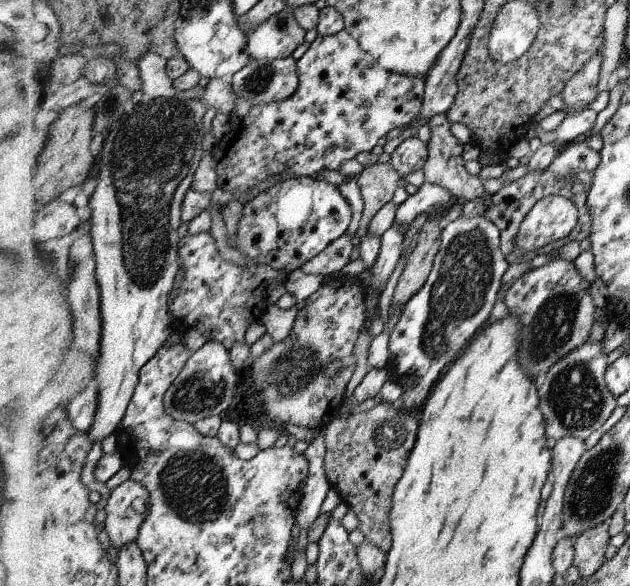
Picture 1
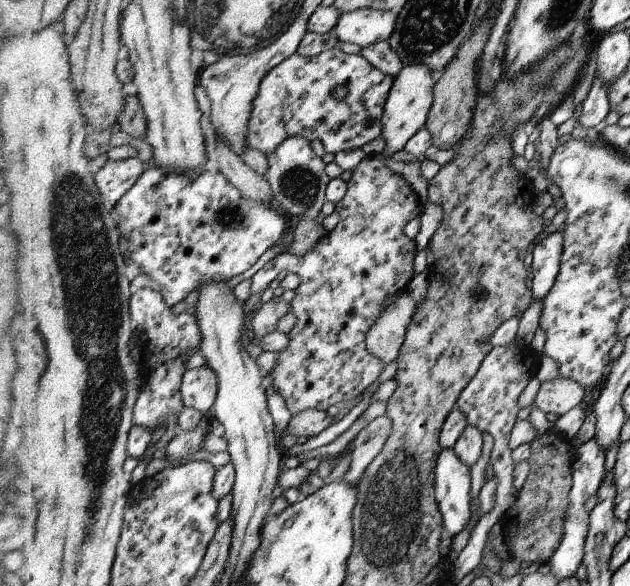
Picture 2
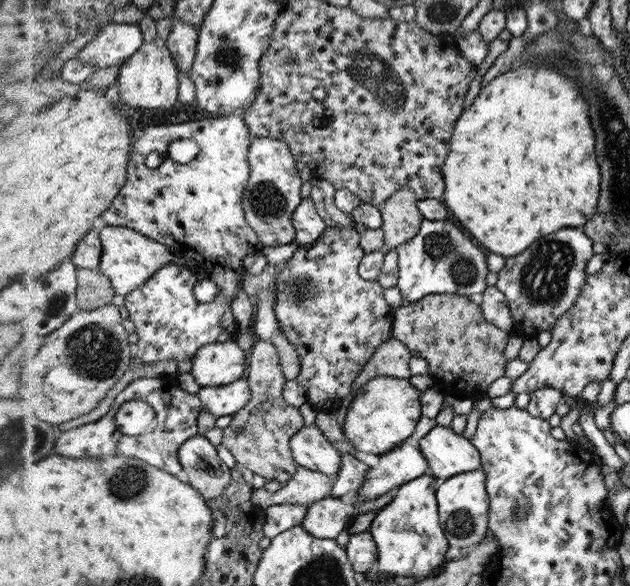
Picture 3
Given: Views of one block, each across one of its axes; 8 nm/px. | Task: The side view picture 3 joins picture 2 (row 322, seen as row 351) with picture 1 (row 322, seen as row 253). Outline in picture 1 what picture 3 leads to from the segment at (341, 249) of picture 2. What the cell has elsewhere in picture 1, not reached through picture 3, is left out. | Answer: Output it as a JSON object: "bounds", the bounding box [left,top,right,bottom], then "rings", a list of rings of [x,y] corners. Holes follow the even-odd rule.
{"bounds":[254,274,367,429],"rings":[[[344,274],[332,275],[324,280],[322,286],[311,294],[306,300],[306,306],[297,312],[290,334],[283,341],[274,342],[272,350],[264,354],[256,366],[254,372],[258,370],[256,384],[260,386],[260,392],[266,398],[268,404],[268,414],[272,416],[272,423],[286,426],[292,424],[308,429],[328,429],[328,426],[338,418],[338,412],[346,400],[345,390],[350,378],[356,370],[356,356],[354,356],[354,346],[360,329],[365,324],[367,285],[360,280],[359,276],[345,276]],[[338,360],[340,362],[340,372],[334,378],[326,378],[324,366]]]}

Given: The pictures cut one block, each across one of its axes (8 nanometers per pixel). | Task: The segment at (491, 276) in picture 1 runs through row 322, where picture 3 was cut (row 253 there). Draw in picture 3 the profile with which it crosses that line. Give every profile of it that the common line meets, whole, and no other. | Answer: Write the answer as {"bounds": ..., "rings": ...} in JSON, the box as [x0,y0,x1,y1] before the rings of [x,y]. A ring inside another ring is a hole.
{"bounds":[394,218,486,302],"rings":[[[425,218],[419,235],[407,244],[394,248],[398,253],[399,277],[397,287],[407,302],[419,301],[429,294],[460,294],[469,297],[486,289],[486,256],[470,236],[456,228],[448,219]]]}

